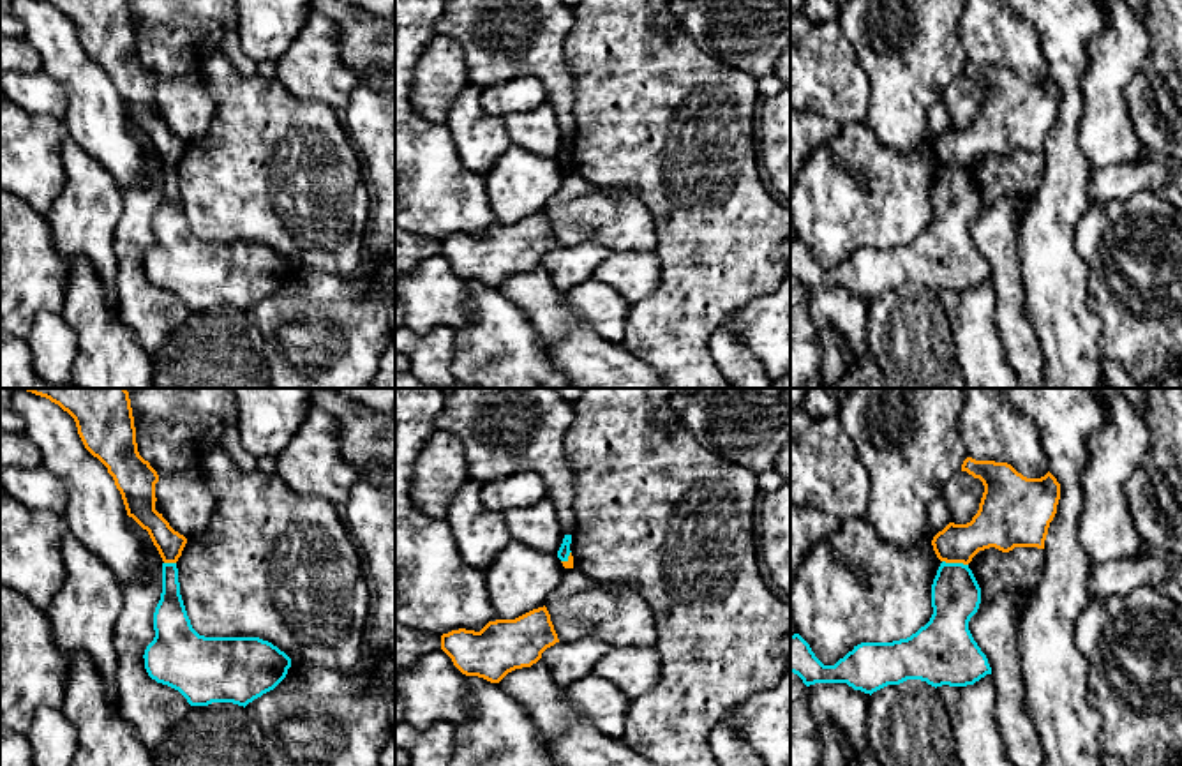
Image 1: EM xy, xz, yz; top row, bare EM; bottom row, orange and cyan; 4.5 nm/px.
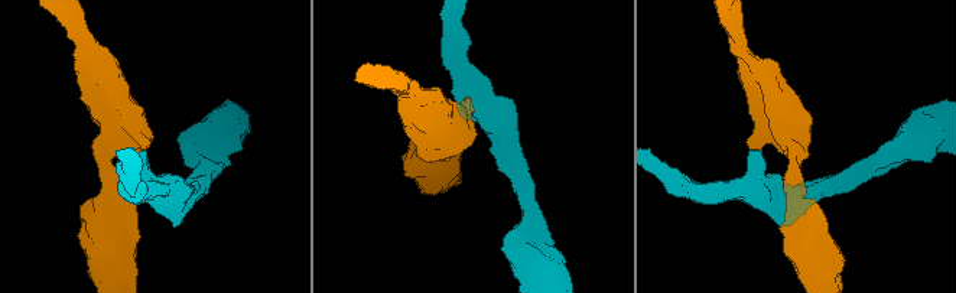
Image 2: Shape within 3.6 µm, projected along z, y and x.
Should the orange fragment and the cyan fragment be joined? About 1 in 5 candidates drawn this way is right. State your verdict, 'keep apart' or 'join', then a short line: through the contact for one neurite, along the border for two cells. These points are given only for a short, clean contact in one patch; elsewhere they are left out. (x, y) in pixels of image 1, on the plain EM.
keep apart; line yz (942, 165), (967, 170)

